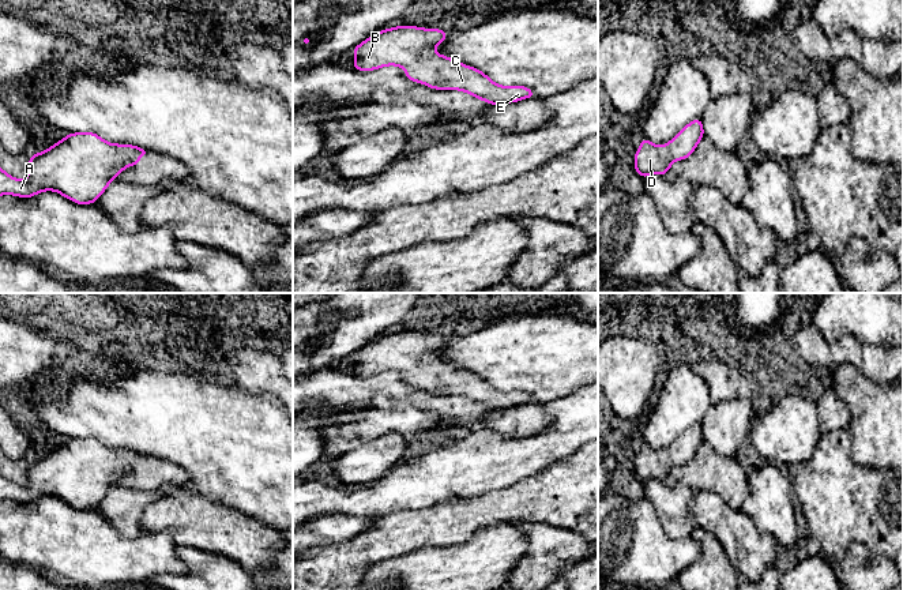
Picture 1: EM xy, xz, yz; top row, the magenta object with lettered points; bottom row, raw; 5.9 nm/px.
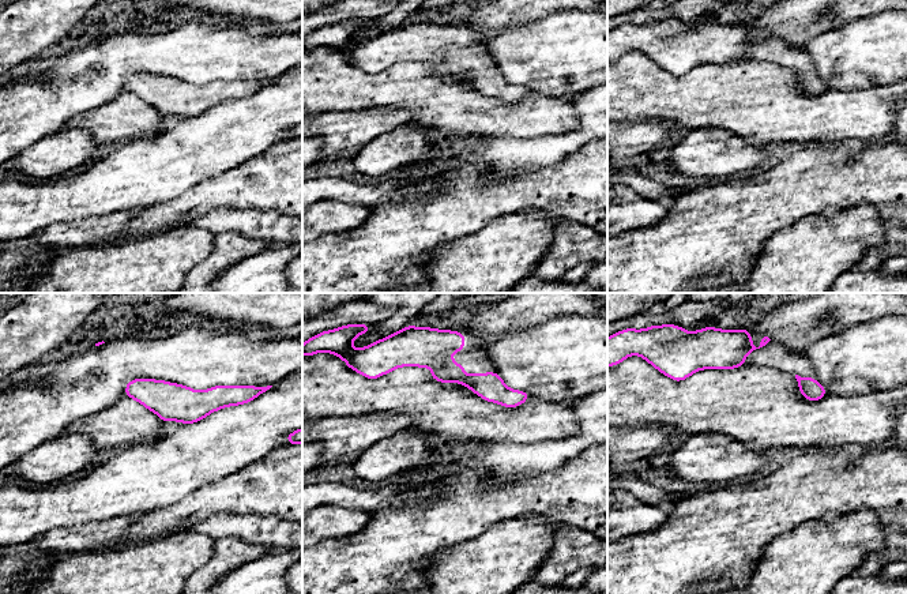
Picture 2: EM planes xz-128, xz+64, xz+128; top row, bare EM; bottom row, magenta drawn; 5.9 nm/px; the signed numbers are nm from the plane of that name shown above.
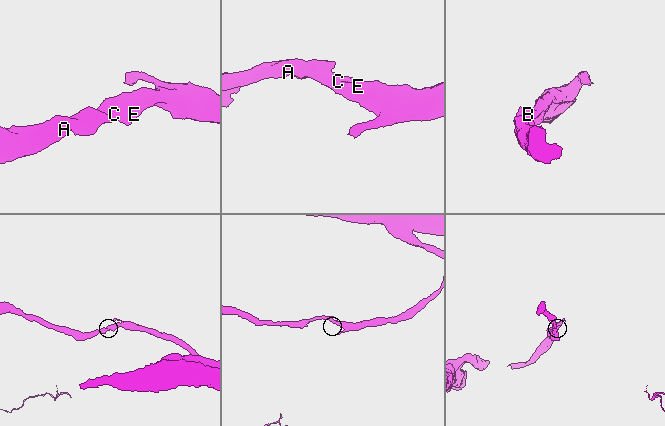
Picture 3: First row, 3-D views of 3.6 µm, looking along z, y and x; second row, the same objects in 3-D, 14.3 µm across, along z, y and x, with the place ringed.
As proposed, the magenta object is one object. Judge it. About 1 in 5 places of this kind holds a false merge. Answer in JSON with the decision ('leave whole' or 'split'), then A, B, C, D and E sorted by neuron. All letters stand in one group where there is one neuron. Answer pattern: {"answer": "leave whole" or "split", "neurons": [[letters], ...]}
{"answer": "leave whole", "neurons": [["A", "B", "C", "D", "E"]]}

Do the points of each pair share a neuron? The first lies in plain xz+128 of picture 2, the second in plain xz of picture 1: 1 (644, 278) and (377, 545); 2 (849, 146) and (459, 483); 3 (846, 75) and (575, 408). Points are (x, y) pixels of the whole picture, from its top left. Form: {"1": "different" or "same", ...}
{"1": "same", "2": "same", "3": "different"}

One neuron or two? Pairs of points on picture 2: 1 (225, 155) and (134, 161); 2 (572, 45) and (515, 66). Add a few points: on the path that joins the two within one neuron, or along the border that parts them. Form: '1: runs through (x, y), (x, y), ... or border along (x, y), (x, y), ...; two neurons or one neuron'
1: runs through (202, 155), (184, 155), (174, 161), (157, 161); one neuron
2: runs through (559, 55), (533, 56), (529, 60); one neuron

